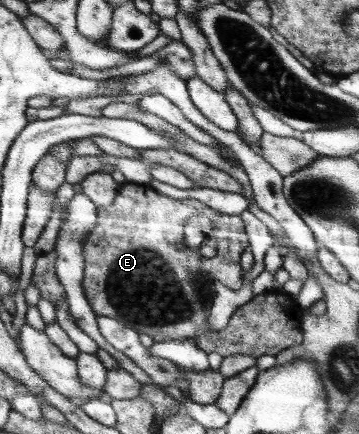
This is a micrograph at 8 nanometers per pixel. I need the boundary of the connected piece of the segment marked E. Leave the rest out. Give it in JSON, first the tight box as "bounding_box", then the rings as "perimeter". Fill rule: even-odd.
{"bounding_box":[82,182,306,359],"perimeter":[[[134,182],[121,185],[115,200],[113,200],[113,204],[107,207],[98,208],[97,212],[98,221],[95,224],[95,227],[89,231],[87,237],[82,241],[82,254],[85,260],[82,287],[85,297],[90,303],[91,309],[96,315],[112,317],[113,319],[120,321],[124,326],[134,329],[138,334],[144,333],[145,335],[152,337],[155,342],[167,341],[168,339],[174,339],[175,341],[192,339],[196,343],[196,346],[205,351],[205,353],[219,354],[224,358],[235,354],[249,355],[254,359],[261,357],[261,355],[274,356],[277,355],[277,353],[279,353],[282,349],[299,345],[302,342],[301,323],[303,319],[303,312],[306,307],[300,305],[300,303],[296,300],[296,295],[290,294],[289,292],[285,292],[283,290],[263,292],[259,295],[254,295],[245,305],[241,305],[241,307],[238,307],[235,310],[235,313],[233,313],[233,315],[230,317],[229,323],[222,330],[215,331],[208,328],[208,304],[210,303],[209,289],[211,288],[211,285],[214,282],[219,282],[233,291],[237,291],[237,289],[242,286],[241,257],[243,250],[249,246],[249,238],[251,236],[247,227],[245,226],[242,216],[225,215],[223,213],[219,213],[219,211],[215,211],[215,209],[211,209],[211,207],[208,207],[205,205],[205,203],[201,203],[201,201],[197,201],[195,199],[171,199],[171,197],[166,197],[165,195],[160,195],[157,193],[149,184],[135,184]],[[196,216],[206,216],[211,220],[213,229],[210,233],[210,237],[215,237],[217,240],[218,249],[218,254],[216,254],[214,257],[205,258],[203,256],[199,257],[199,259],[191,259],[189,256],[190,251],[187,249],[187,247],[185,247],[184,251],[177,251],[177,247],[175,247],[177,243],[180,243],[181,246],[181,241],[183,241],[183,227],[185,227],[187,220]],[[195,285],[201,285],[200,289],[196,290]]]}

